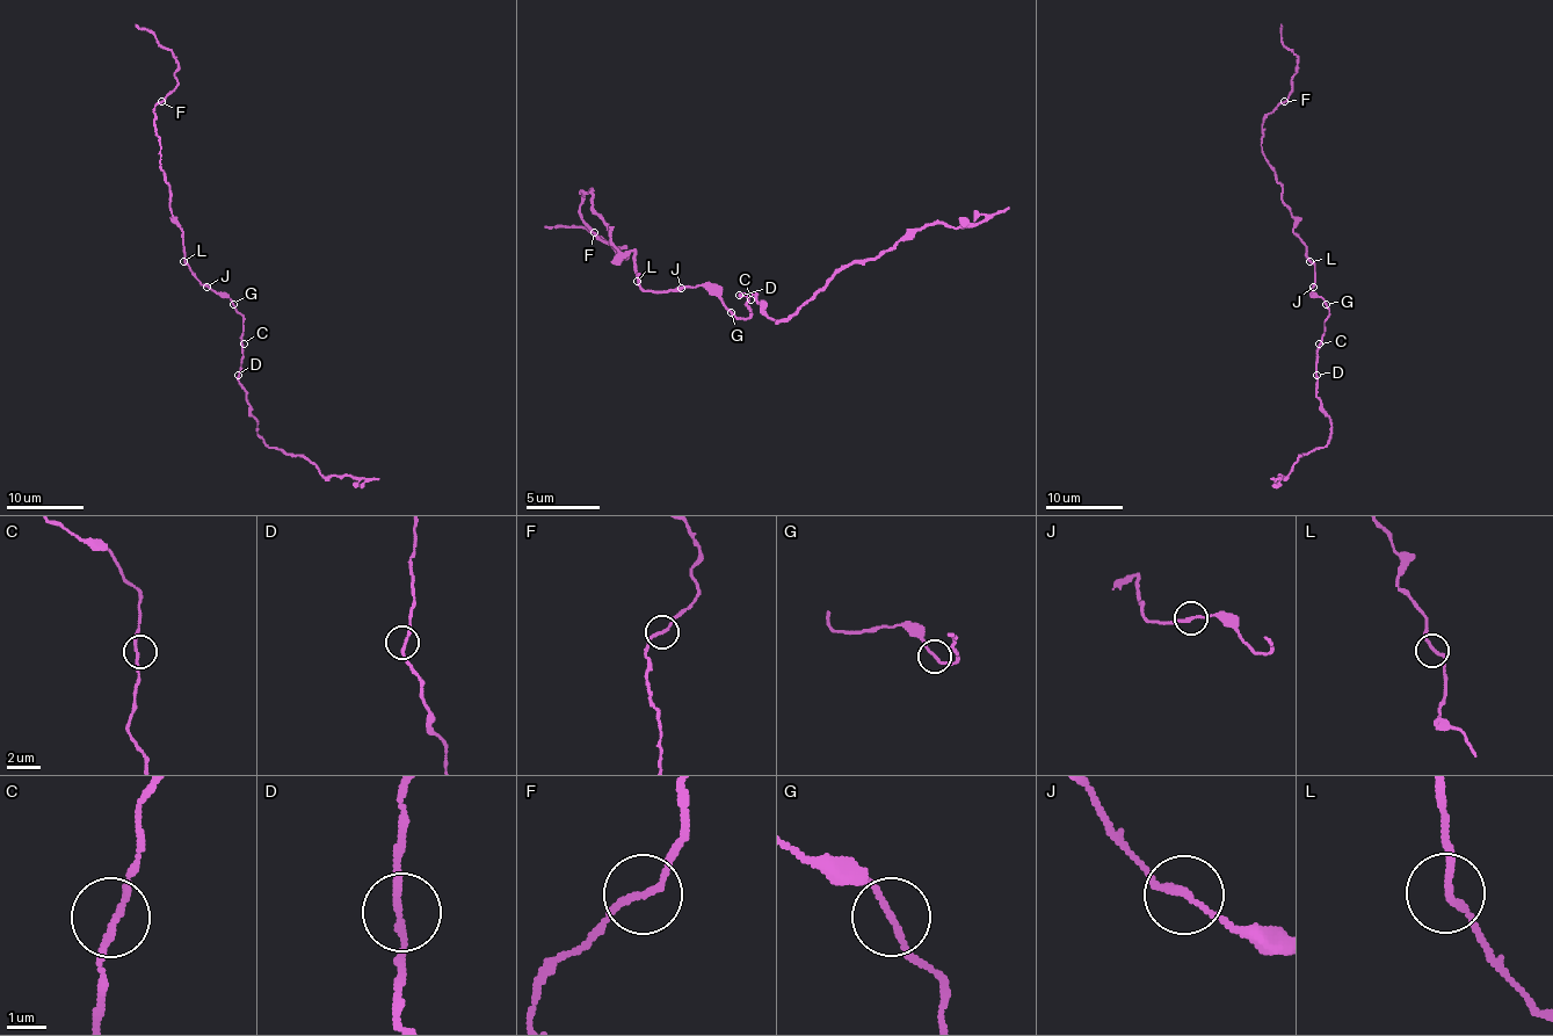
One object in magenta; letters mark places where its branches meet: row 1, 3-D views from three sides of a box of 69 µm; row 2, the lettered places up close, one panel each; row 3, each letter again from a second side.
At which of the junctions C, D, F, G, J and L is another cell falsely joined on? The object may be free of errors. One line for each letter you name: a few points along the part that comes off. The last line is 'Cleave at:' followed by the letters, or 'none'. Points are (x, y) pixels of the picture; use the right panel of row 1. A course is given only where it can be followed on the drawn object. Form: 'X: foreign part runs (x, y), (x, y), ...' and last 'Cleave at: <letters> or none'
Cleave at: none

